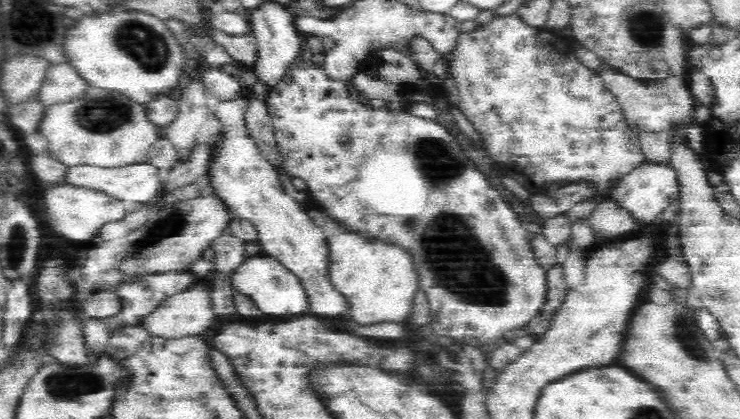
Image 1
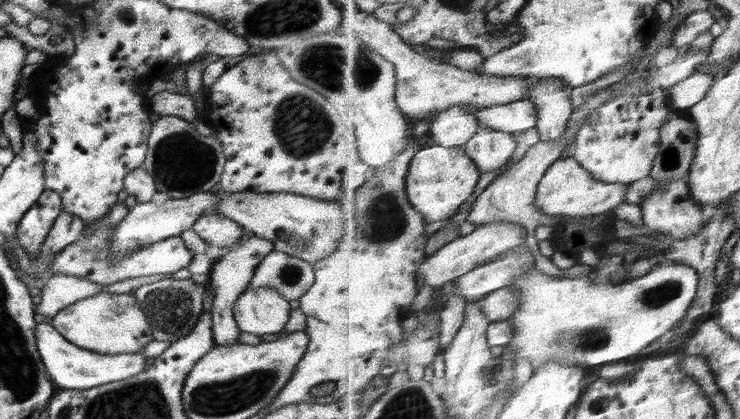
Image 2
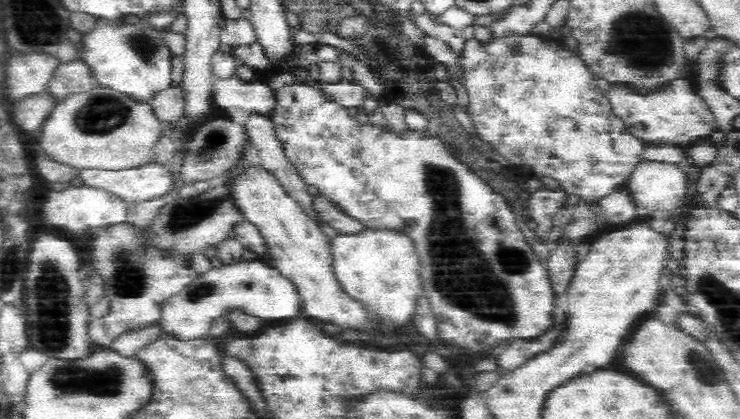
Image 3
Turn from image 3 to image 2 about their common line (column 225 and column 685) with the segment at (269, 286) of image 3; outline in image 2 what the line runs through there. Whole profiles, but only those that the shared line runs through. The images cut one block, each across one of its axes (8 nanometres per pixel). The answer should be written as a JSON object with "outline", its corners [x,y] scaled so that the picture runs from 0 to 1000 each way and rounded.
{"outline":[[[901,628],[891,630],[884,635],[881,644],[859,666],[853,666],[849,673],[836,680],[824,680],[808,675],[808,668],[799,671],[795,661],[786,663],[764,663],[757,659],[742,659],[732,652],[730,644],[722,640],[719,649],[708,654],[703,668],[699,668],[692,678],[692,685],[697,685],[705,704],[705,735],[692,754],[692,766],[695,766],[695,780],[697,780],[697,807],[692,811],[691,821],[686,826],[692,850],[695,854],[712,854],[720,871],[723,883],[743,866],[743,862],[757,862],[759,866],[770,866],[770,871],[781,874],[811,874],[811,869],[822,869],[822,864],[832,864],[832,859],[843,859],[843,854],[854,854],[859,845],[865,845],[870,831],[876,831],[881,816],[886,816],[889,807],[895,807],[897,797],[903,797],[905,788],[914,783],[916,768],[926,764],[927,754],[932,745],[941,709],[943,706],[946,692],[947,659],[945,644],[941,637],[935,637],[923,628]]]}

